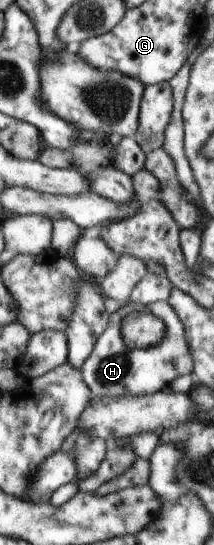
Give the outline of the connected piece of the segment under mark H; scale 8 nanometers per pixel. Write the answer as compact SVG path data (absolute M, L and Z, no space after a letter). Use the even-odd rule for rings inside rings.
M130 301L109 315L106 330L96 340L94 350L86 358L80 372L82 372L83 380L90 386L94 397L140 397L152 395L169 388L172 381L179 376L192 373L192 368L194 368L194 362L190 358L188 344L186 344L186 338L184 338L184 326L182 326L180 318L178 318L169 302L157 301L153 304L144 305ZM132 312L148 312L148 314L158 316L166 326L164 338L158 344L142 348L142 350L126 348L126 344L122 340L122 334L120 334L120 326L122 326L122 320Z

